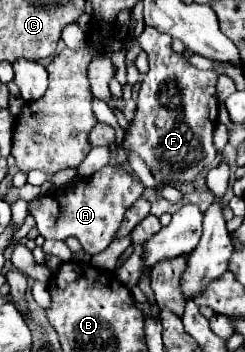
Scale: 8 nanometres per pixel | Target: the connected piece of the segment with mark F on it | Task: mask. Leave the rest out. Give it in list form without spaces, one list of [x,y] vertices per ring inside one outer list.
[[[145,25],[143,33],[137,37],[137,41],[149,57],[149,71],[141,81],[139,97],[137,97],[137,111],[135,111],[129,127],[125,129],[123,145],[115,145],[113,153],[115,153],[117,165],[121,165],[121,167],[129,165],[129,153],[139,155],[145,161],[145,165],[151,169],[151,175],[157,181],[155,197],[161,197],[161,189],[167,183],[191,183],[217,155],[217,151],[213,147],[215,123],[211,119],[211,107],[213,107],[213,117],[217,117],[217,97],[215,97],[217,73],[201,71],[201,69],[189,65],[181,53],[173,53],[167,47],[167,37],[149,25]]]

